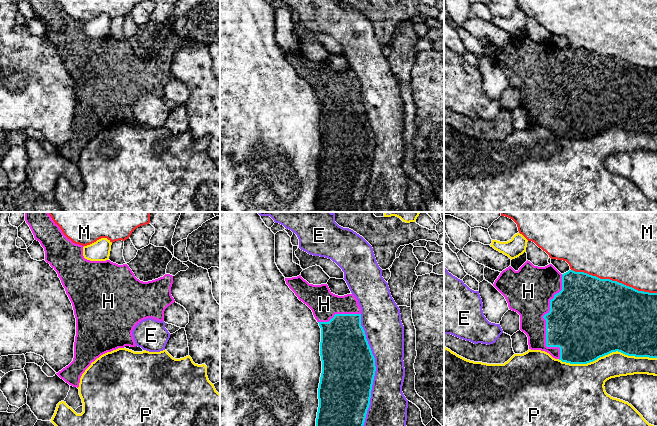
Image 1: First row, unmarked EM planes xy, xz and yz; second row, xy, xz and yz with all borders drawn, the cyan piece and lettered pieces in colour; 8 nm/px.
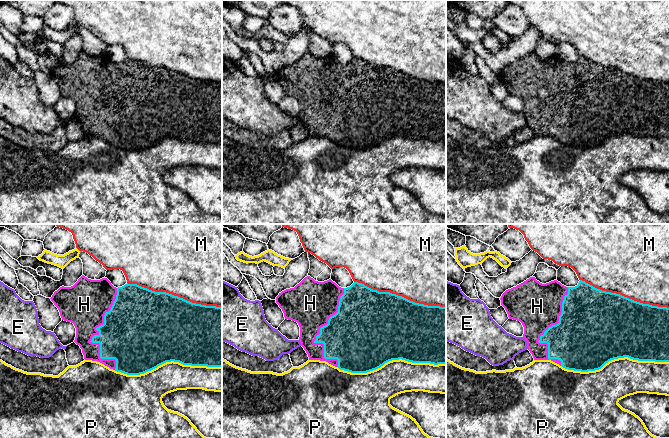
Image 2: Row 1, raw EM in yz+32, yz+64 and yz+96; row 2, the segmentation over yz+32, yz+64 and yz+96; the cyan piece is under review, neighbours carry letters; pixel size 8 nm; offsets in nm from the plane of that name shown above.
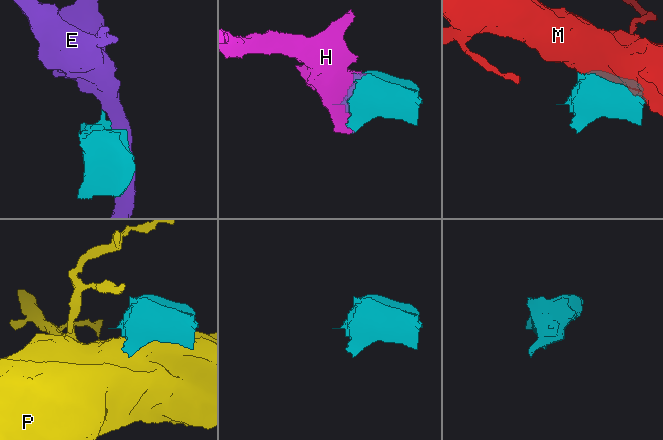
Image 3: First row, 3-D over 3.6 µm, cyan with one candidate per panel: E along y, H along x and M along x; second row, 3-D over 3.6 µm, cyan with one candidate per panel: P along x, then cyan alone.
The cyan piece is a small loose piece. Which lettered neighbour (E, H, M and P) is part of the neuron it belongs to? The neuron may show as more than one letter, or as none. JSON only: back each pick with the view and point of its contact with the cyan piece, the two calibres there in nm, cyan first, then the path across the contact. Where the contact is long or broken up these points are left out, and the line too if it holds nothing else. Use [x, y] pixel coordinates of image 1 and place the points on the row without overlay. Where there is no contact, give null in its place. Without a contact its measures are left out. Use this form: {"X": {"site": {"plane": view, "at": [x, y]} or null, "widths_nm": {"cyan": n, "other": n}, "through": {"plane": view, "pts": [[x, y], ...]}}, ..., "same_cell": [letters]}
{"H": {"site": {"plane": "yz", "at": [546, 97]}, "widths_nm": {"cyan": 480, "other": 340}}, "same_cell": ["H"]}

